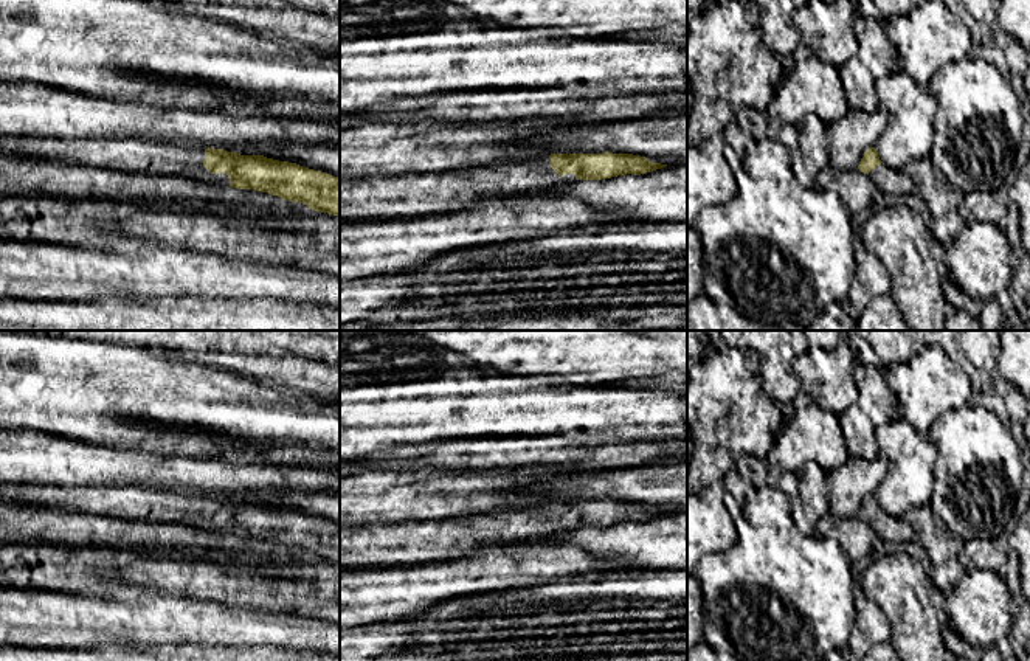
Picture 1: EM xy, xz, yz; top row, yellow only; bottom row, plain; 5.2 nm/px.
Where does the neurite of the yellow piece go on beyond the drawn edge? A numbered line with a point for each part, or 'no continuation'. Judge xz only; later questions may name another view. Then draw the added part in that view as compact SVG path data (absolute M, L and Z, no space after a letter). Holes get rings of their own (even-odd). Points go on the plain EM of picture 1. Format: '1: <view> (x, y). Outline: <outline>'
1: xz (368, 545). Outline: M549 503L444 520L358 523L355 528L340 521L340 571L408 566L470 557L492 548L543 545L548 537L572 529L577 529L574 521L560 524L549 514Z

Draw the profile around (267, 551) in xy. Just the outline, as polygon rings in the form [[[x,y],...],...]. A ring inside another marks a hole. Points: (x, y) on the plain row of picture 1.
[[[240,537],[240,542],[245,549],[248,549],[251,554],[256,554],[264,563],[315,560],[315,557],[304,551],[284,548],[268,540]]]

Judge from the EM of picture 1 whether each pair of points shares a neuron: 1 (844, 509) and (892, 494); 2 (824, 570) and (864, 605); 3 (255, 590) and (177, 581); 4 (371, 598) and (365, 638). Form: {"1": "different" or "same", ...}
{"1": "different", "2": "different", "3": "same", "4": "different"}

